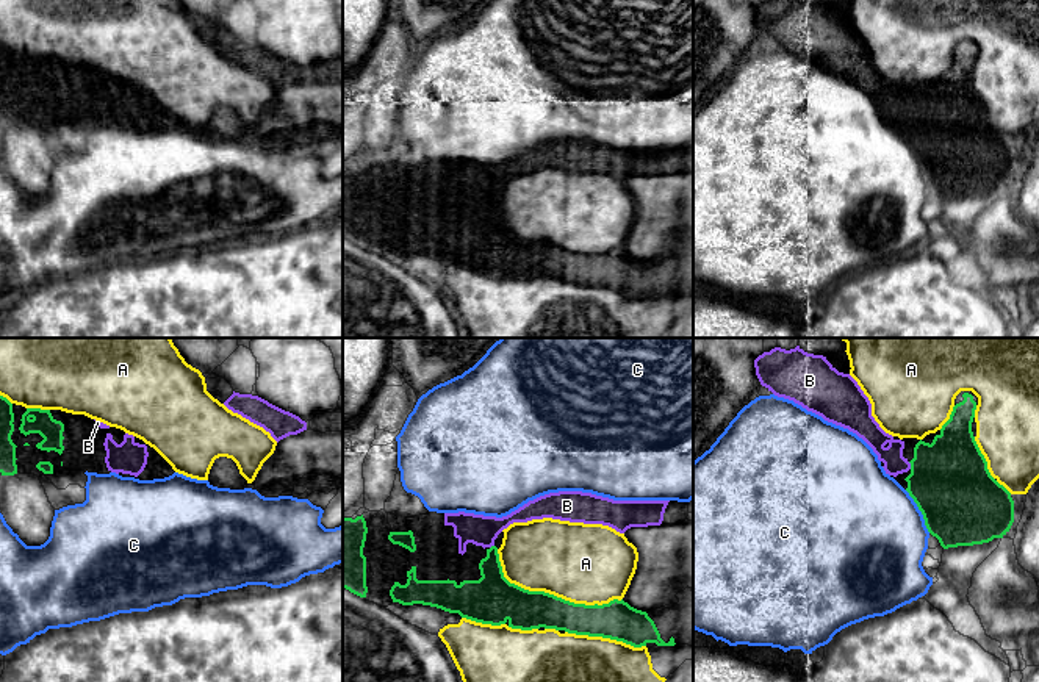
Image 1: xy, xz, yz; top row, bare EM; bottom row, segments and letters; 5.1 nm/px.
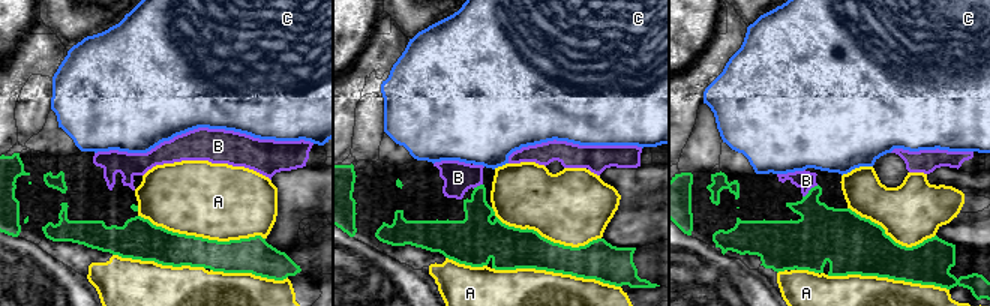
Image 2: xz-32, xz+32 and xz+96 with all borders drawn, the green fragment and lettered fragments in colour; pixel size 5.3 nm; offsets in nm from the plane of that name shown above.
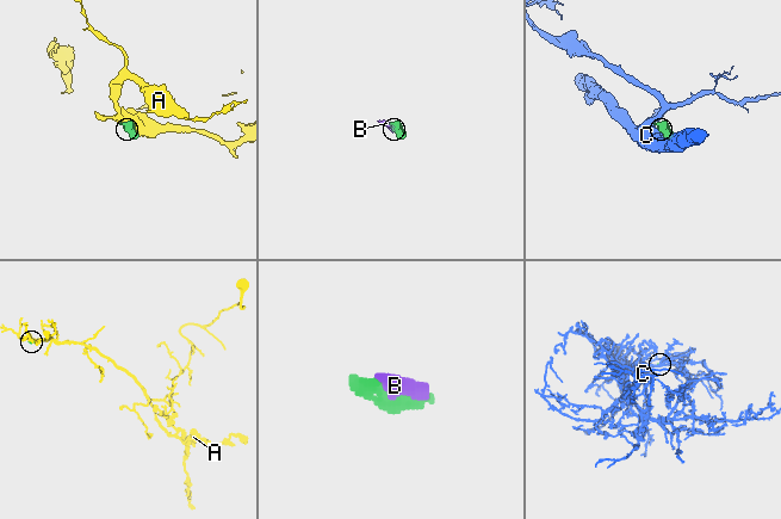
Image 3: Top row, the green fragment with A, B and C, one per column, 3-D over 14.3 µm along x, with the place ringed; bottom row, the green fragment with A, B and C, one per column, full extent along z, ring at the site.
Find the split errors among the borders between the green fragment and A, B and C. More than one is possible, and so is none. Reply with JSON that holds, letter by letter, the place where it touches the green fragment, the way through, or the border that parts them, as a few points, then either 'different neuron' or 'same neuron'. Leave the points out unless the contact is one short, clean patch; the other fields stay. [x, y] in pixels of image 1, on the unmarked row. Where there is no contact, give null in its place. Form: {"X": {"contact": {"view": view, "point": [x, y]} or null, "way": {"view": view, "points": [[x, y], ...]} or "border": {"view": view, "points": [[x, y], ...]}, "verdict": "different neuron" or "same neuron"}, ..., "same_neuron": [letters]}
{"A": {"contact": {"view": "xz", "point": [548, 243]}, "verdict": "different neuron"}, "B": {"contact": {"view": "yz", "point": [911, 114]}, "way": {"view": "yz", "points": [[950, 132], [934, 118], [911, 114], [898, 114], [873, 85]]}, "verdict": "same neuron"}, "C": {"contact": {"view": "yz", "point": [920, 160]}, "verdict": "different neuron"}, "same_neuron": ["B"]}

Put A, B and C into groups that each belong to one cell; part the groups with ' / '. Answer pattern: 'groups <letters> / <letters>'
groups A / B / C

